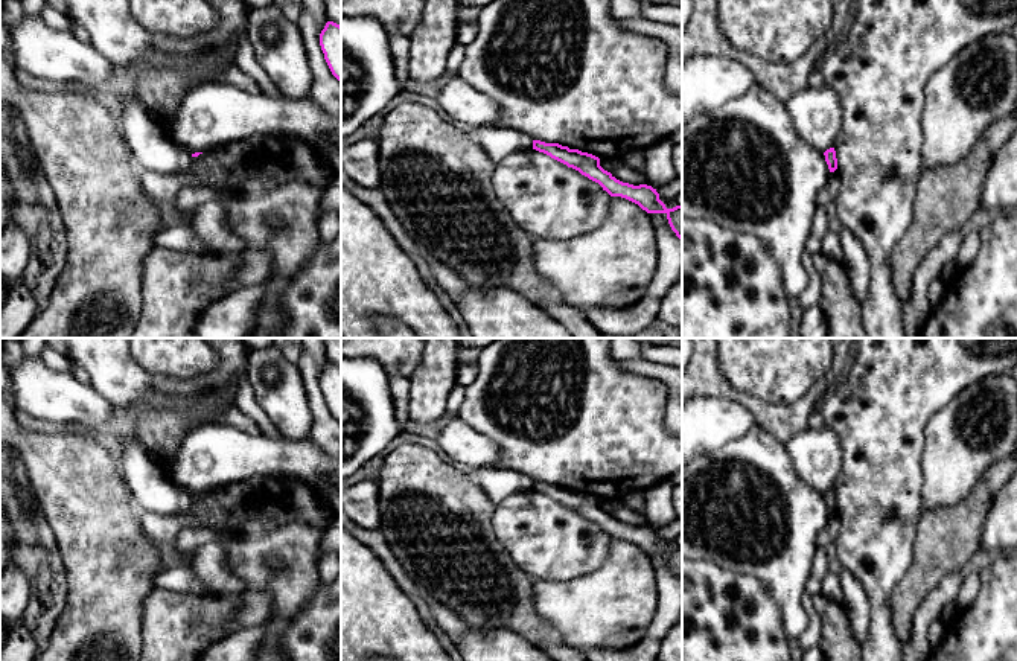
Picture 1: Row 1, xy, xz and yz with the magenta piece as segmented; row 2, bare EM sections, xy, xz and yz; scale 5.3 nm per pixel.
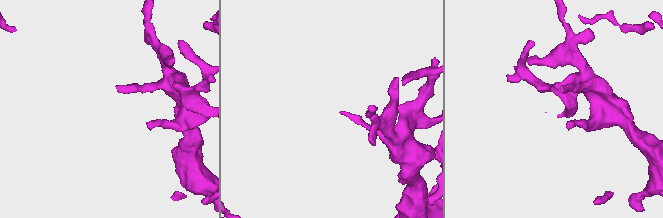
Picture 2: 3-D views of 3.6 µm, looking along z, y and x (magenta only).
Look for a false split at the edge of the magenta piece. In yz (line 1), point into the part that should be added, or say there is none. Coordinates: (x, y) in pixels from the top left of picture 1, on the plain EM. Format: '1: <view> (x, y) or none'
1: none

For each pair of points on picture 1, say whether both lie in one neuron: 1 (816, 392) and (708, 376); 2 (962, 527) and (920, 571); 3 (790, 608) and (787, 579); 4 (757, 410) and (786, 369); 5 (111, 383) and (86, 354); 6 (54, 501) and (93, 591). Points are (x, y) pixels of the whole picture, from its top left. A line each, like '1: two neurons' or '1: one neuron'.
1: one neuron
2: one neuron
3: one neuron
4: two neurons
5: one neuron
6: one neuron

